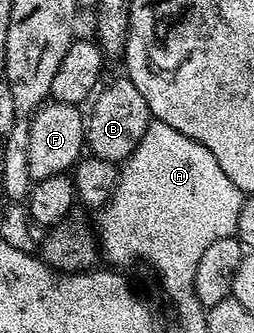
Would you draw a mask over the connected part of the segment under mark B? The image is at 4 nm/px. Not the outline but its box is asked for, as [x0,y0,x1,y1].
[86,78,152,164]

